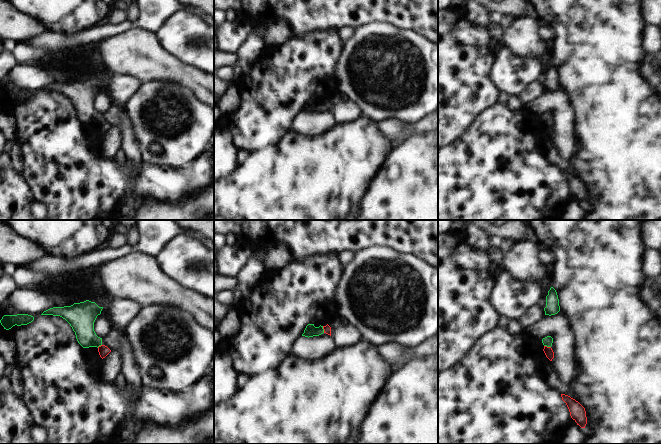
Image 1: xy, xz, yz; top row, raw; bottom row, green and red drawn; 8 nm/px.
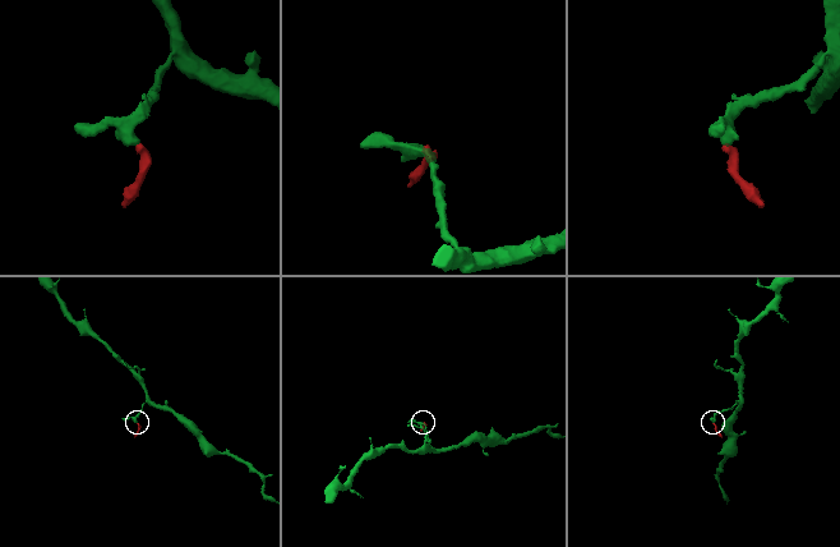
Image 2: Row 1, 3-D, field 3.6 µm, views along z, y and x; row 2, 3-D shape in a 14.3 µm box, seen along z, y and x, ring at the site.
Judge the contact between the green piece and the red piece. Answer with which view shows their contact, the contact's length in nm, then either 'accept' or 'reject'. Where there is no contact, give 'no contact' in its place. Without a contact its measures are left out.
xz | 60 nm | accept

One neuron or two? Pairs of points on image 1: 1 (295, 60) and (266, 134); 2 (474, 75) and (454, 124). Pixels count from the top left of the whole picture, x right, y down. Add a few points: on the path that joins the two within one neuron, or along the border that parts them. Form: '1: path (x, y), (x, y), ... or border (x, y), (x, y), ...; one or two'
1: path (290, 78), (271, 106), (271, 113), (268, 116); one
2: path (463, 87), (454, 97), (454, 112); one

